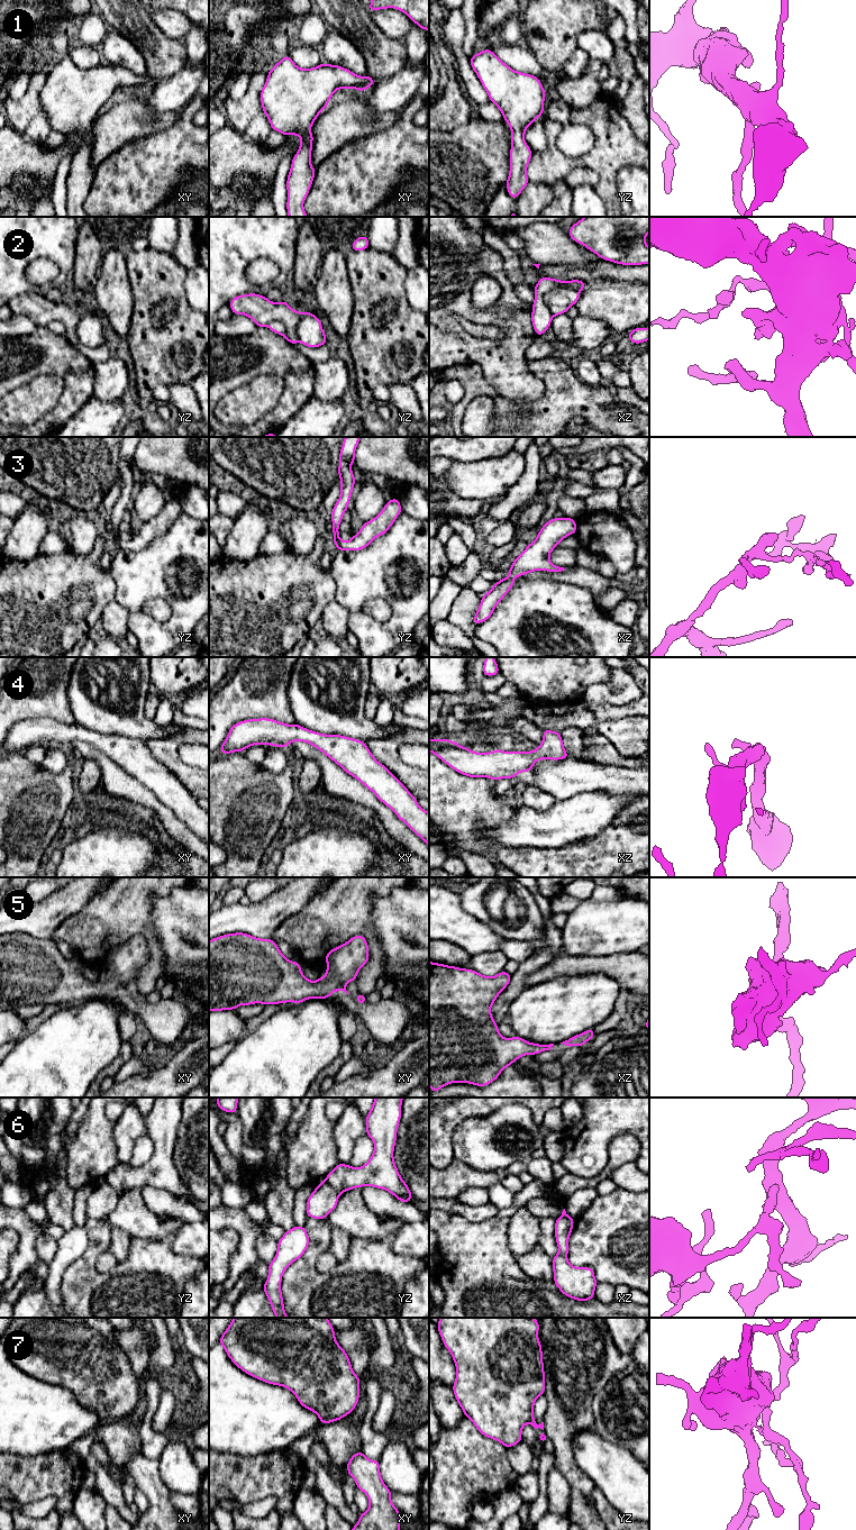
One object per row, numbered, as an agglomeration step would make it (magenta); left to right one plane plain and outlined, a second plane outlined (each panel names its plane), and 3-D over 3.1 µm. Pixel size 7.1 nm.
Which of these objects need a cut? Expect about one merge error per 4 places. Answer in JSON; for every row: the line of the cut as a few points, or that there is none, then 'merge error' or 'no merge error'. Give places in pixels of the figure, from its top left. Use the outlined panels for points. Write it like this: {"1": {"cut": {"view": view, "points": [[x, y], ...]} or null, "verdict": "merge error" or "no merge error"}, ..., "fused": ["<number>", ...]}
{"1": {"cut": null, "verdict": "no merge error"}, "2": {"cut": {"view": "xz", "points": [[579, 290], [552, 289], [544, 294], [542, 301]]}, "verdict": "merge error"}, "3": {"cut": null, "verdict": "no merge error"}, "4": {"cut": null, "verdict": "no merge error"}, "5": {"cut": null, "verdict": "no merge error"}, "6": {"cut": {"view": "yz", "points": [[325, 1178], [339, 1194]]}, "verdict": "merge error"}, "7": {"cut": {"view": "yz", "points": [[533, 1417], [529, 1422]]}, "verdict": "merge error"}, "fused": ["2", "6", "7"]}

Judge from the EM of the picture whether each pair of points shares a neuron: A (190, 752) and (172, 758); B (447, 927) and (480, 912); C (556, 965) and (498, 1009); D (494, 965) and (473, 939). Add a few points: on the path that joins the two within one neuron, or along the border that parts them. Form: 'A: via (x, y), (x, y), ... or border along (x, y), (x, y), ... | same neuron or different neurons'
A: border along (181, 744), (179, 749), (180, 758), (197, 768) | different neurons
B: border along (458, 894), (462, 907), (494, 930) | different neurons
C: border along (542, 967), (528, 976), (524, 986) | different neurons
D: border along (499, 949), (471, 956) | different neurons

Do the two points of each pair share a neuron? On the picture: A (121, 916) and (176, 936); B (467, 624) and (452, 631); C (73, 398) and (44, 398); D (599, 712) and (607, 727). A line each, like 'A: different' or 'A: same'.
A: different
B: different
C: different
D: different

